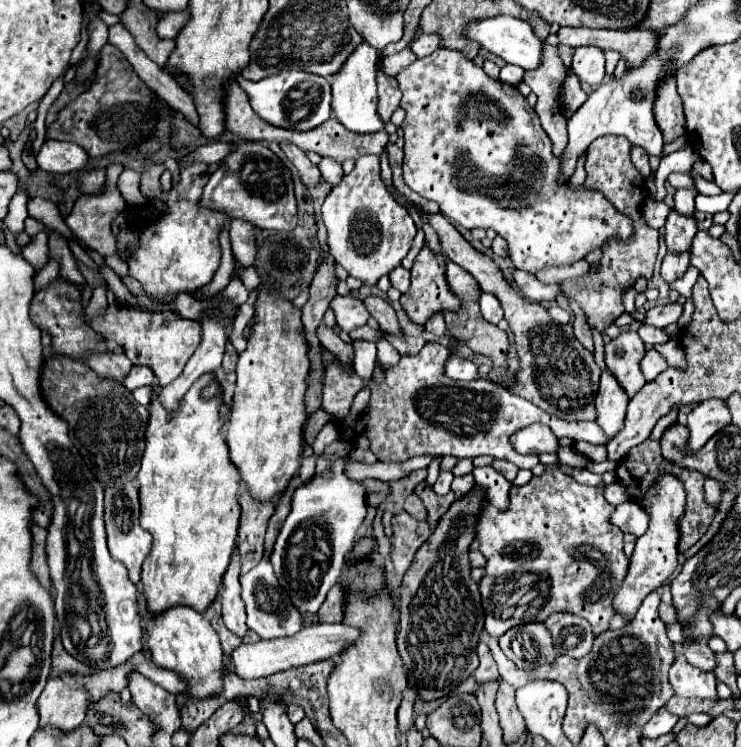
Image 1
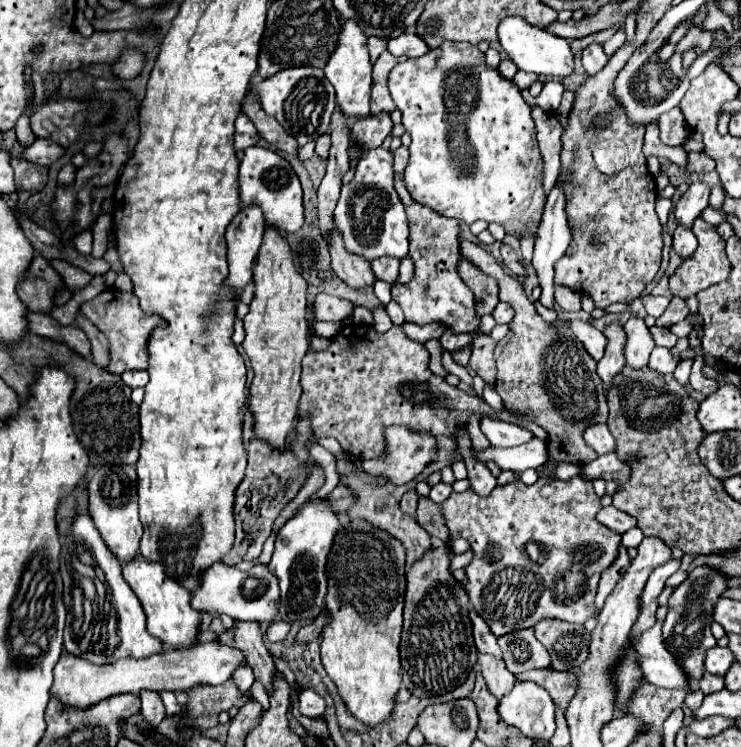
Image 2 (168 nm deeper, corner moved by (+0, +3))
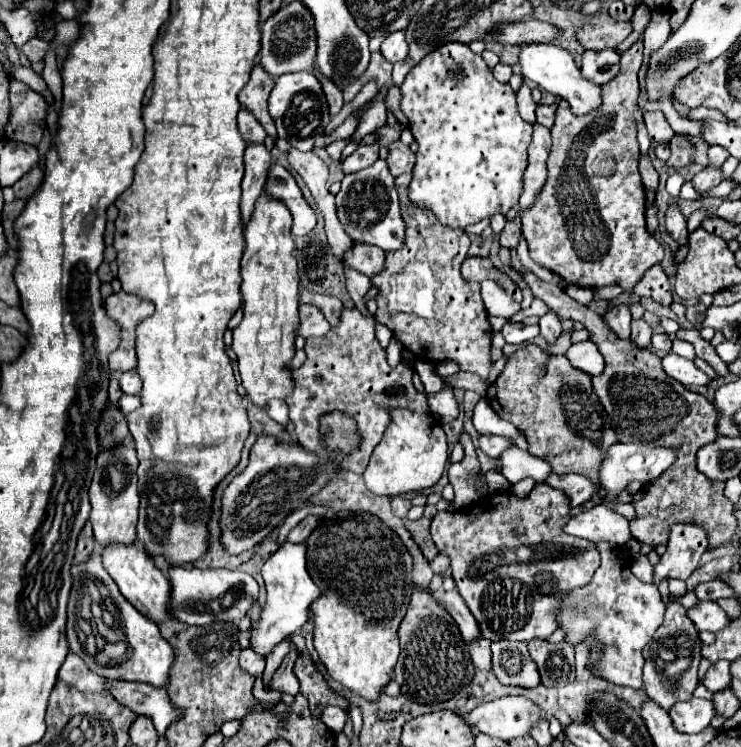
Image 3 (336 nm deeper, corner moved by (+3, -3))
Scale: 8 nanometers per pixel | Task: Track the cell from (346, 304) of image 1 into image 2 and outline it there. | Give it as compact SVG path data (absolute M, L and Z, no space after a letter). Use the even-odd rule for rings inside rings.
M317 294L313 304L315 304L315 318L329 322L343 322L345 318L353 316L355 310L353 302L329 294Z

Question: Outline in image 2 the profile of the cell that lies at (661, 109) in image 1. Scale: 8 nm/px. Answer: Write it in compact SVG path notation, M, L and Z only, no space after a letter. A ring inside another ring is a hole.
M673 108L671 112L663 114L659 118L659 130L661 130L661 140L665 144L681 146L689 138L689 128L681 108Z

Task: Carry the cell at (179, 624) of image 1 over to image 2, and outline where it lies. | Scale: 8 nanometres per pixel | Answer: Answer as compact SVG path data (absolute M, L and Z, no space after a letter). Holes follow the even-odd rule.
M135 558L135 562L129 562L123 566L123 578L131 586L131 590L137 594L147 614L147 632L151 636L159 638L165 646L171 646L175 650L191 648L197 642L201 614L191 608L191 594L181 584L167 578L159 564L145 562L143 558Z

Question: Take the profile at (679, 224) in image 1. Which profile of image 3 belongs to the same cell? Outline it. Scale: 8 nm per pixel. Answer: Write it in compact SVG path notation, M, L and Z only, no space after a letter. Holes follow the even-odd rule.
M706 166L702 172L698 172L694 178L692 178L692 184L698 192L704 192L704 190L710 190L714 186L718 186L720 182L724 180L724 174L720 168L712 168L712 166Z

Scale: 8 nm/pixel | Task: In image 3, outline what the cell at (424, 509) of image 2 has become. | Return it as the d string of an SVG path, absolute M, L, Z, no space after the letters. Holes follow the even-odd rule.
M420 518L416 522L406 520L406 528L412 534L414 542L420 546L420 550L422 550L422 554L424 554L426 560L432 560L432 558L438 556L438 550L434 546L432 538L430 538L430 520L428 518Z

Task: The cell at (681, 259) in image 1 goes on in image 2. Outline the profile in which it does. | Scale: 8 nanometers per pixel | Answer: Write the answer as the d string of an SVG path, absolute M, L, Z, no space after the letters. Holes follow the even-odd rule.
M677 228L673 232L673 250L685 260L697 250L697 238L689 228Z

